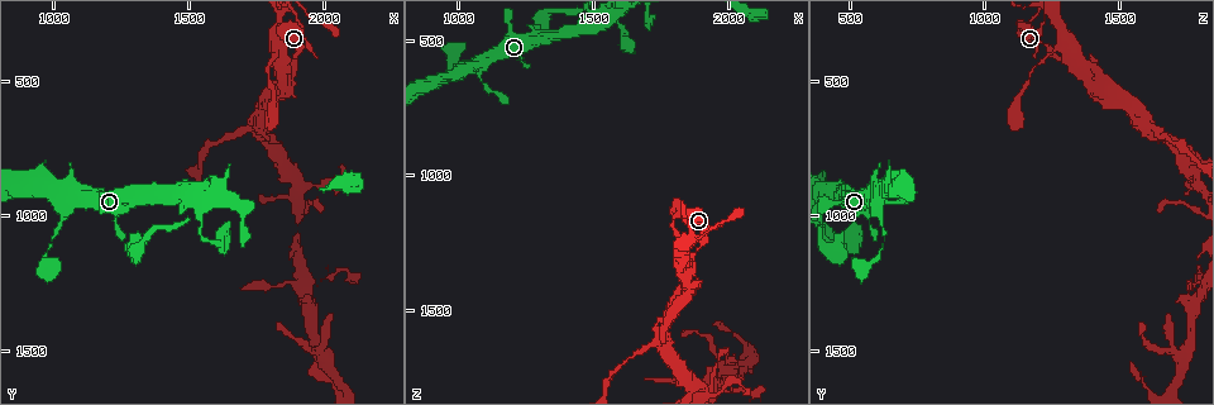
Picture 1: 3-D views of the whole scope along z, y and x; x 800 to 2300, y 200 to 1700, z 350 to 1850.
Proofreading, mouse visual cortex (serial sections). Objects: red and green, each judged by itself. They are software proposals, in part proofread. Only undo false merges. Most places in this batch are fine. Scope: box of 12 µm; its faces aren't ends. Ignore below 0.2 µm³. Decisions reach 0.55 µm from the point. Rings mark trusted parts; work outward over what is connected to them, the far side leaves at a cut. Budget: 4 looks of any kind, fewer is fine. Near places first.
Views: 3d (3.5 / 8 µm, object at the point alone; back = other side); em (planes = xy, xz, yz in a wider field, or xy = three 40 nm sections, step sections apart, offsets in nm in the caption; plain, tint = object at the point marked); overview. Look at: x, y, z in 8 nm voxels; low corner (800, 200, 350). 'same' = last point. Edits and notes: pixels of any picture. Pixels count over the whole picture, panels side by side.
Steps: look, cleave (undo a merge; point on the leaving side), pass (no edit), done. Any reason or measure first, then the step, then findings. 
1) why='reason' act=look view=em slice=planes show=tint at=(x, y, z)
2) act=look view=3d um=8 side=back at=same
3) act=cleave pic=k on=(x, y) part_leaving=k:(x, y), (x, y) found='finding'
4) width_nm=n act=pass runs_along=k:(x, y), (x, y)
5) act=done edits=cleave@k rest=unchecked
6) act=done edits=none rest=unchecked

why='a fork' act=look view=3d um=8 at=(1850, 420, 1310)

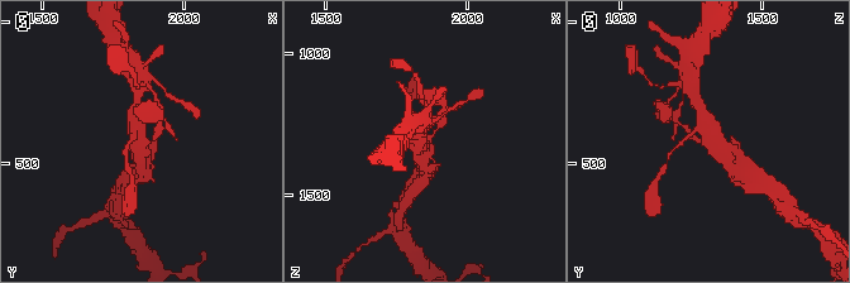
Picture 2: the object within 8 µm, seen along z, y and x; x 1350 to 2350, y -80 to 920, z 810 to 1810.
why='now the EM' act=look view=em slice=planes show=tint at=(1860, 410, 1310)

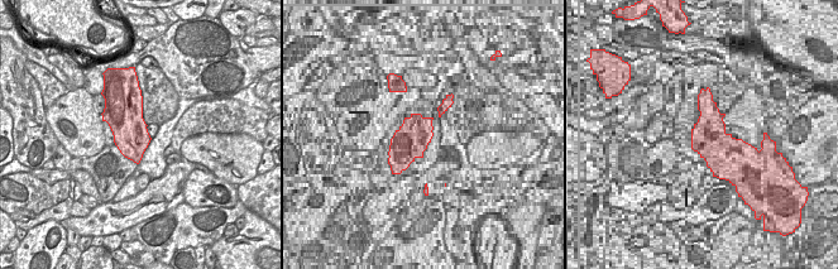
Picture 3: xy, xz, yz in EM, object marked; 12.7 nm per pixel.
act=pass runs_along=2:(683, 125), (736, 163) found='continuous, no second cell'

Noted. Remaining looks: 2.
why='arms part here' act=look view=3d um=3.5 at=(1760, 680, 1600)

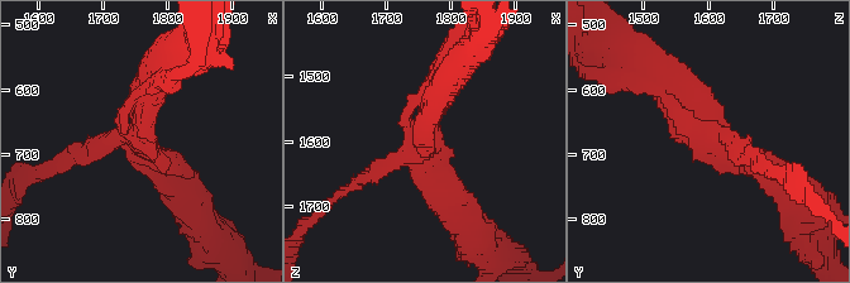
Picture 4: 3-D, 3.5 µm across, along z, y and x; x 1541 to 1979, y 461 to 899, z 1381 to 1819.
arms=3 arm_widths_nm=200,300,350 why='now the EM' act=look view=em slice=planes show=tint at=(1755, 670, 1605)

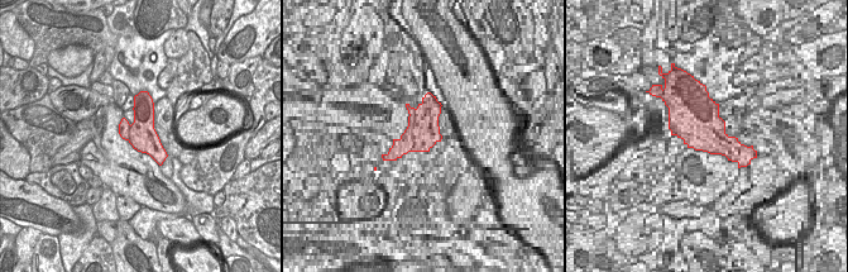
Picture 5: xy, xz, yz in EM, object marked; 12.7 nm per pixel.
width_nm=380 act=cleave pic=4 on=(77, 161) border=5:(130, 125), (128, 139) found='two cells meet here'

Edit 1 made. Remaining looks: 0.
act=done edits=cleave@4 rest=unchecked

